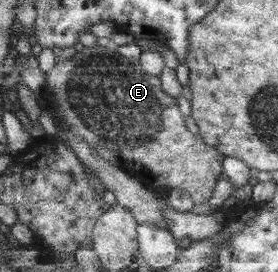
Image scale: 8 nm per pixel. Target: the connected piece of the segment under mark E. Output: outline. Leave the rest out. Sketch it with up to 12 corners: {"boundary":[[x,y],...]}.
{"boundary":[[85,47],[46,79],[66,125],[210,203],[227,156],[163,80]]}

